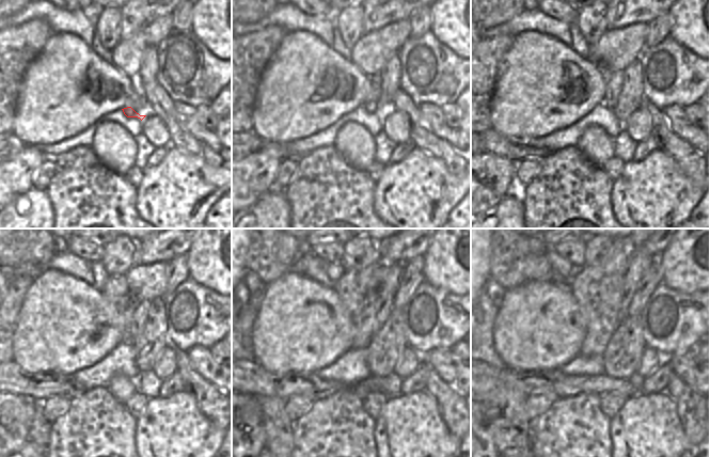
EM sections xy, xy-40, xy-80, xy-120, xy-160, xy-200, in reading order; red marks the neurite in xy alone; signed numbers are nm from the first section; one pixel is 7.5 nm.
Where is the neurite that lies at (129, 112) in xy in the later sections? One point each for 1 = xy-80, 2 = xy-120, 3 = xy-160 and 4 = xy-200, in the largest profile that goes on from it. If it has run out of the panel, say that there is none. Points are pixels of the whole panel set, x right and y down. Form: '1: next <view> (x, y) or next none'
1: next xy-80 (614, 80)
2: next xy-120 (140, 315)
3: next xy-160 (389, 287)
4: next xy-200 (641, 261)

